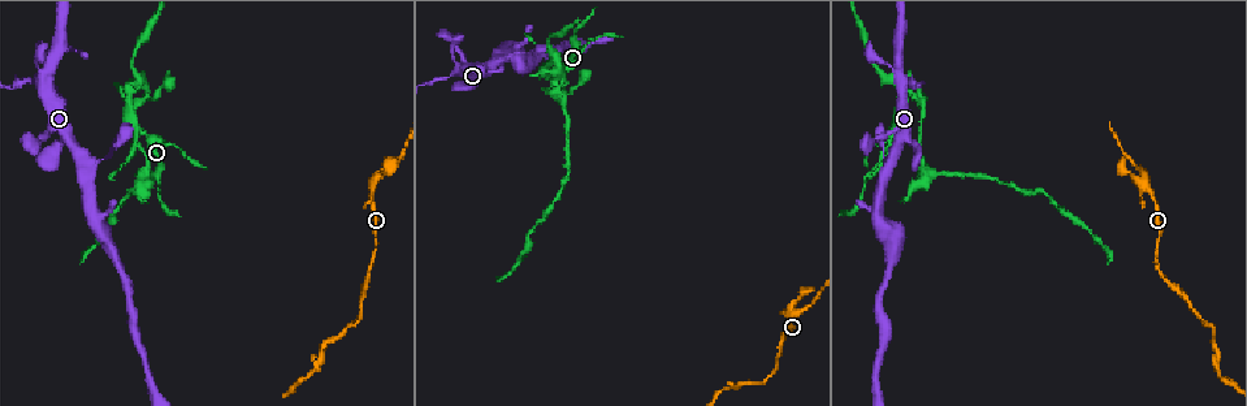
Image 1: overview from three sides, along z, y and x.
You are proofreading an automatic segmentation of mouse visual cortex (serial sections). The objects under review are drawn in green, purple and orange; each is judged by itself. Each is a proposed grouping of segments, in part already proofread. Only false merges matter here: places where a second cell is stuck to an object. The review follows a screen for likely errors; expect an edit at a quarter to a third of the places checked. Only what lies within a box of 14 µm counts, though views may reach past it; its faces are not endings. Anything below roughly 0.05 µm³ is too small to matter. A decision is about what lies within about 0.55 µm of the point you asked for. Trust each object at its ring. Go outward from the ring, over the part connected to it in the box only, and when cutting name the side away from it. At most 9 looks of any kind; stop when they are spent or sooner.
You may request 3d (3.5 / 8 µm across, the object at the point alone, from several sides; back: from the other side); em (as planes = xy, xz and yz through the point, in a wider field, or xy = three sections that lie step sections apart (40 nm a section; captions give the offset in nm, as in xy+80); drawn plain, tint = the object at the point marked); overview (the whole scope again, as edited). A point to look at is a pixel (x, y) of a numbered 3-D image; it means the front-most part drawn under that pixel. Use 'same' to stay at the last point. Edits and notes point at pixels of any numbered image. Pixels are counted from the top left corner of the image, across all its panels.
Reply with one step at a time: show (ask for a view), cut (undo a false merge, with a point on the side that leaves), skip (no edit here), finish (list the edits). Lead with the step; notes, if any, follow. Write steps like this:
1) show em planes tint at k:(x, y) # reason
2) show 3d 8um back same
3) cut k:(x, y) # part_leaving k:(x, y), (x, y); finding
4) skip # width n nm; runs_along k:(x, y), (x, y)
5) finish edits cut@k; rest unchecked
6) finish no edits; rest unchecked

show 3d 3.5um at 1:(552, 77) # abrupt turn

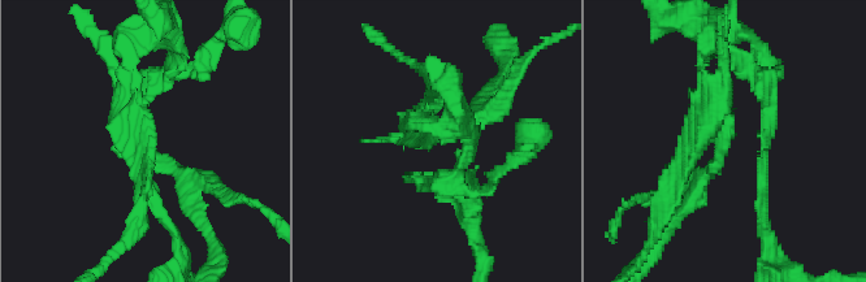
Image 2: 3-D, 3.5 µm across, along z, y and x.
show em xy step 2 tint at 2:(133, 139) # shape alone is not enough

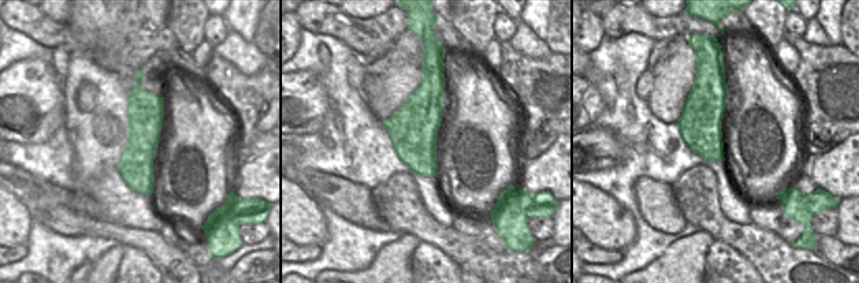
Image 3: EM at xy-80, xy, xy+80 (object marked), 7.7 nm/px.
skip # runs_along 2:(190, 192), (122, 120), (126, 60); continuous, no second cell

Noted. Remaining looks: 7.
show 3d 3.5um at 1:(458, 69) # narrows sharply

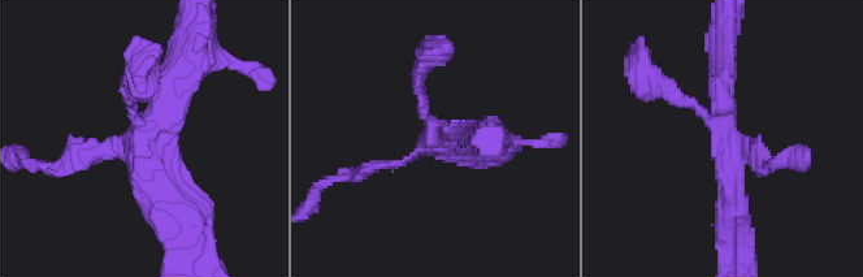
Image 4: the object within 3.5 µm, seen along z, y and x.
show em xy step 2 tint at 4:(440, 135) # now the EM

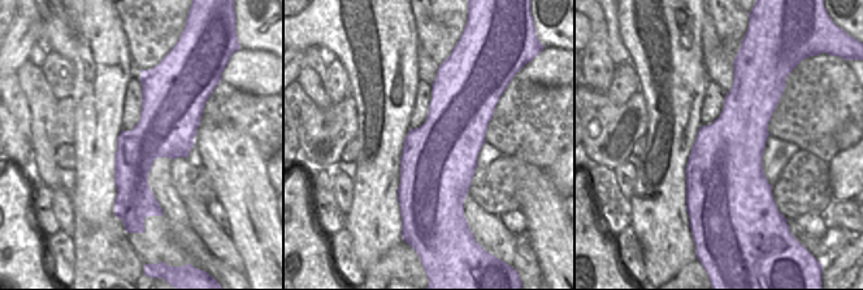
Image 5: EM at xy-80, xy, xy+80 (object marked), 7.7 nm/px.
skip # arms 4; arm_widths 150, 150, 300, 350 nm; runs_along 4:(168, 212), (147, 128), (191, 52); one cell here

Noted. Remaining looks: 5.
show 3d 8um at 1:(133, 72)

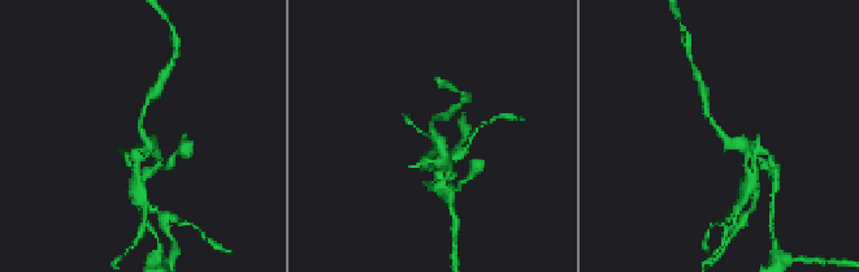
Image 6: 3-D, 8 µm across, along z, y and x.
show 3d 3.5um at 6:(144, 139) # closer look

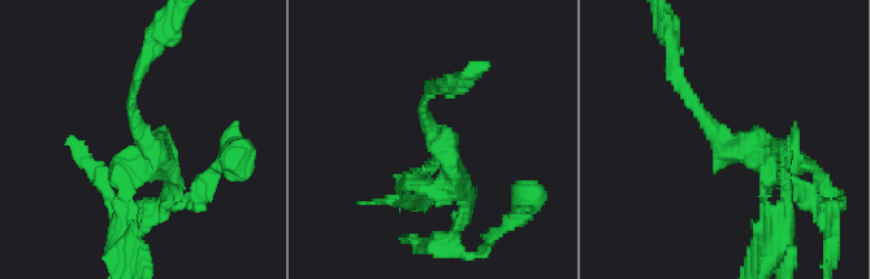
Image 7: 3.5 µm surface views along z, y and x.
skip # one cell here

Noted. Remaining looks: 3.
show 3d 3.5um at 1:(513, 49) # a fork

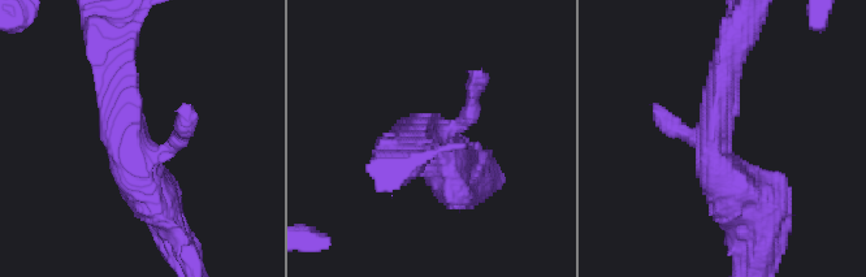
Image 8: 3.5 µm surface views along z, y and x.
show em xy step 3 tint at 8:(133, 154) # shape alone is not enough

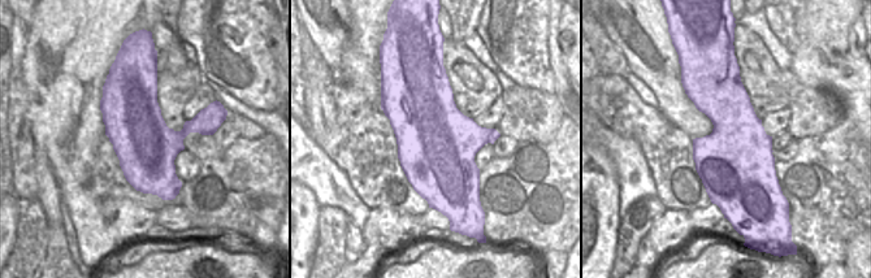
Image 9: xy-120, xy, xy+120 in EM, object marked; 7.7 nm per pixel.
show em xy step 5 tint same

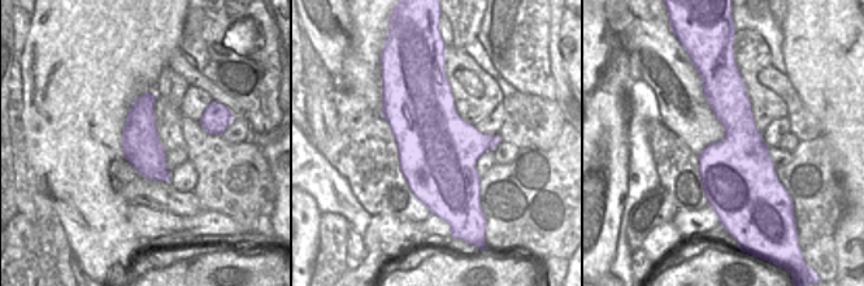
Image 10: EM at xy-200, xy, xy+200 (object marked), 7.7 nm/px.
skip # runs_along 8:(122, 72), (134, 171), (163, 223); all the same cell

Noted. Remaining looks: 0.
finish no edits; rest unchecked

